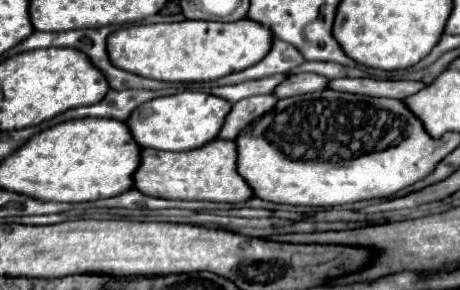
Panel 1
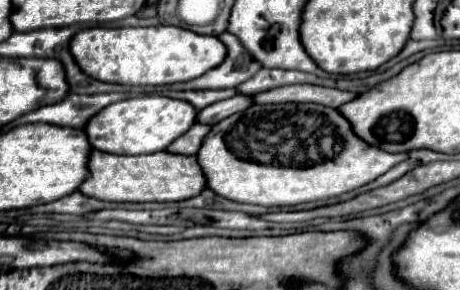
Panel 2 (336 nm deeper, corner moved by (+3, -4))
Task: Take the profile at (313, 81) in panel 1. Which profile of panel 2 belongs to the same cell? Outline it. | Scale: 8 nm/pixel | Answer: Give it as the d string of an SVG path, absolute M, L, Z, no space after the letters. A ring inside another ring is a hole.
M237 93L231 99L225 101L217 101L205 109L199 111L199 123L207 123L207 125L215 125L217 121L223 121L225 117L231 117L233 113L239 113L243 109L249 109L253 105L253 97L251 95L241 95Z

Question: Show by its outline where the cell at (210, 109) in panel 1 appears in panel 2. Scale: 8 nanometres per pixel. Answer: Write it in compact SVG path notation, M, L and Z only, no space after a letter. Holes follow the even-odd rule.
M145 95L137 99L125 99L121 103L109 105L99 117L93 117L87 123L87 137L95 149L103 149L107 153L127 153L127 155L147 155L165 151L177 137L187 133L191 125L197 121L197 109L179 99Z

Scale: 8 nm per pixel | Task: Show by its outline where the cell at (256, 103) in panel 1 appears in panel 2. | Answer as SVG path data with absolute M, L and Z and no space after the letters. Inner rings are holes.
M195 123L193 129L187 131L187 135L179 137L179 141L175 141L175 145L171 145L171 153L183 153L183 155L197 155L203 137L209 133L211 125L203 125L203 123Z

